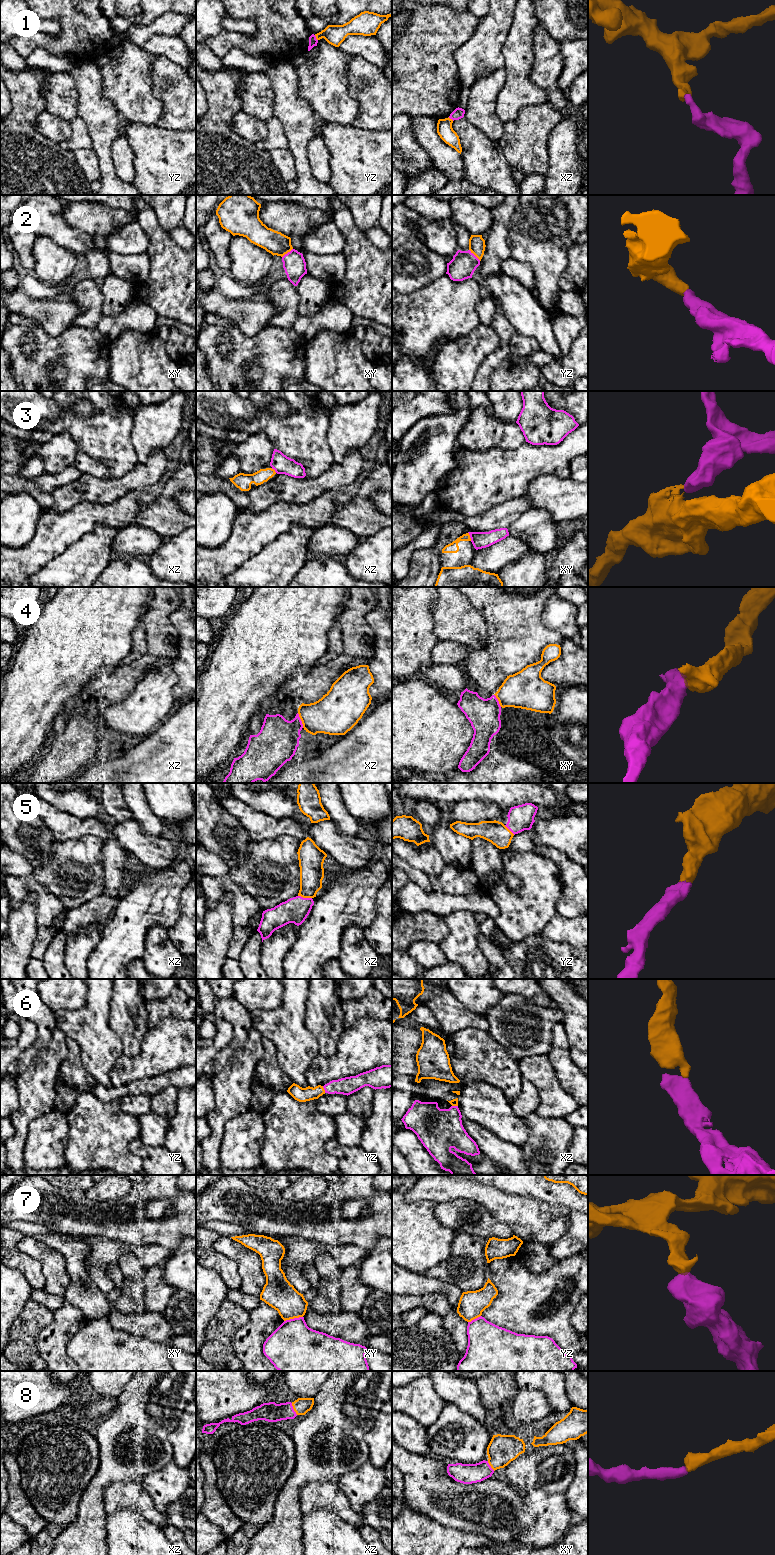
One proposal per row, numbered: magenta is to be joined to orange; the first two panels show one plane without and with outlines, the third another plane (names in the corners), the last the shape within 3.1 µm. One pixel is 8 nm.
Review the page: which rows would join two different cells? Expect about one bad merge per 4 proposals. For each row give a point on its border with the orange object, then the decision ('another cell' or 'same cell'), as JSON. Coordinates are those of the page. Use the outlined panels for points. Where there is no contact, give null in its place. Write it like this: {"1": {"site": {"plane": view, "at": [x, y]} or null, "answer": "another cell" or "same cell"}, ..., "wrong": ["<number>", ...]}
{"1": {"site": {"plane": "yz", "at": [316, 38]}, "answer": "another cell"}, "2": {"site": {"plane": "yz", "at": [475, 255]}, "answer": "same cell"}, "3": {"site": {"plane": "xy", "at": [469, 536]}, "answer": "another cell"}, "4": {"site": {"plane": "xz", "at": [301, 720]}, "answer": "another cell"}, "5": {"site": {"plane": "xz", "at": [305, 897]}, "answer": "same cell"}, "6": {"site": {"plane": "yz", "at": [323, 1089]}, "answer": "same cell"}, "7": {"site": {"plane": "xy", "at": [293, 1318]}, "answer": "another cell"}, "8": {"site": {"plane": "xz", "at": [294, 1409]}, "answer": "same cell"}, "wrong": ["1", "3", "4", "7"]}

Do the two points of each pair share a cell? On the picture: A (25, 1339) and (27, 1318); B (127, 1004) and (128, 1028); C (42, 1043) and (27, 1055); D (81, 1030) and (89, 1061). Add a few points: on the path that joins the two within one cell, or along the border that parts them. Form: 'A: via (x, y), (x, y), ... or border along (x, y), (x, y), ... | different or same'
A: via (25, 1334), (27, 1323) | same
B: via (127, 1010), (128, 1022) | same
C: via (38, 1046), (31, 1052) | same
D: via (89, 1038), (89, 1053) | same

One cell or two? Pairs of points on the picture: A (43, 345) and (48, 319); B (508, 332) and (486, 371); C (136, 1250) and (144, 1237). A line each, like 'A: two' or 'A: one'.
A: two
B: one
C: two

